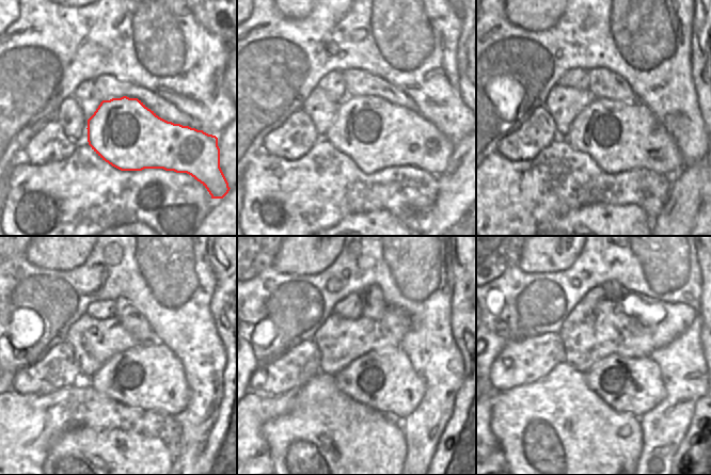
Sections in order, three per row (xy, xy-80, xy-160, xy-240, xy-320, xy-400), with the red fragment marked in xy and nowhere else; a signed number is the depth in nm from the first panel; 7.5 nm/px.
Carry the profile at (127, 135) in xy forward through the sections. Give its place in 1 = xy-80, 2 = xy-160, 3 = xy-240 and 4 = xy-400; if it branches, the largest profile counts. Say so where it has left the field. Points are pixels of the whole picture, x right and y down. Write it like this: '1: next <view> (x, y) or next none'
1: next xy-80 (376, 135)
2: next xy-160 (619, 137)
3: next xy-240 (148, 376)
4: next xy-400 (633, 385)

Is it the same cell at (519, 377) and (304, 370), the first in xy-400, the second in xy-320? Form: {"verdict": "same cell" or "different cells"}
{"verdict": "same cell"}

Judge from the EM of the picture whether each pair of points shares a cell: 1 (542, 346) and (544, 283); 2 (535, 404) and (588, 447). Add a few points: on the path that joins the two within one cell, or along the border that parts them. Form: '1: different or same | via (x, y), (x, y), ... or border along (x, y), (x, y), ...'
1: different | border along (558, 332), (546, 332), (518, 341)
2: same | via (548, 416), (575, 444)

